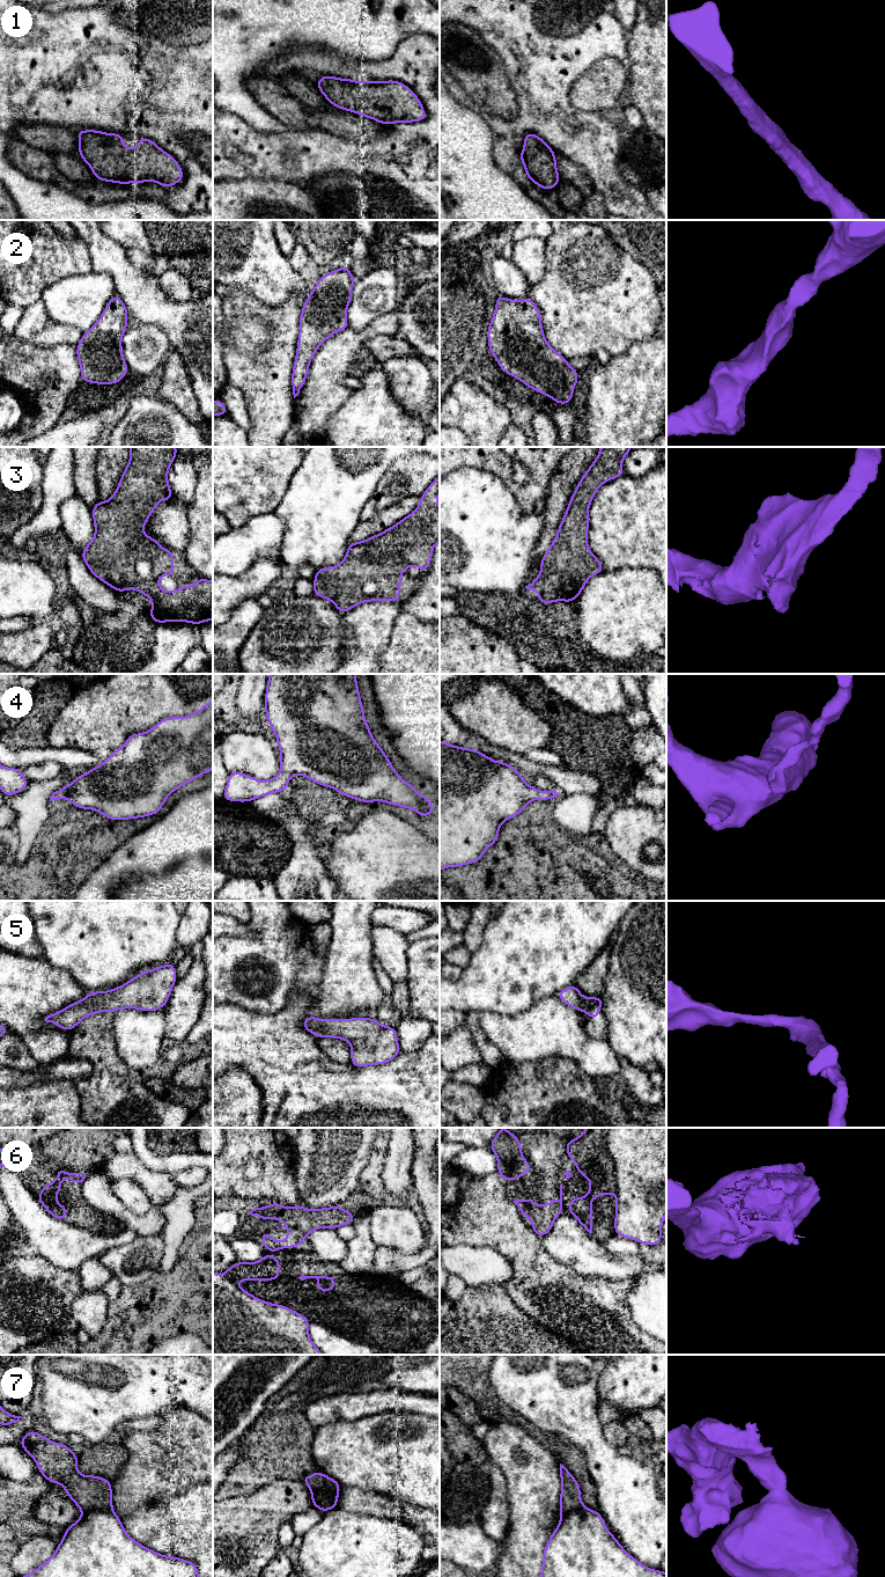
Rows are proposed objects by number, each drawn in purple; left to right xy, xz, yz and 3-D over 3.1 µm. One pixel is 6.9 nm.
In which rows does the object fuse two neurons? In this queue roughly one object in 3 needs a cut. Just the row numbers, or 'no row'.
6, 7

